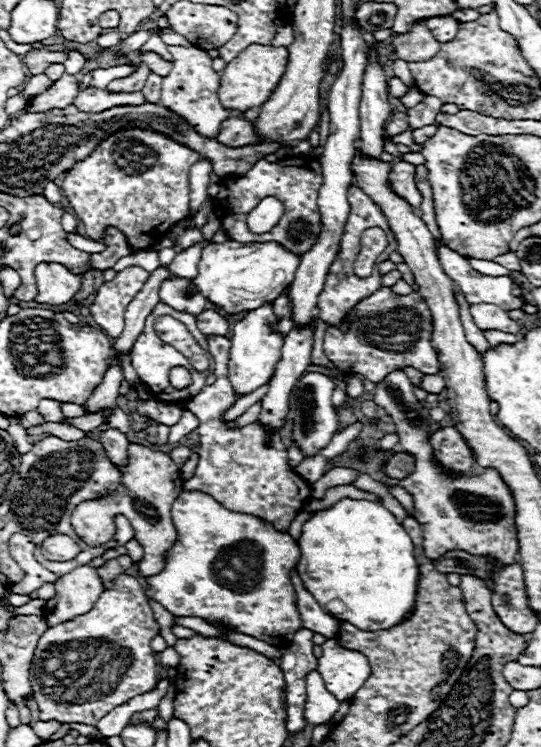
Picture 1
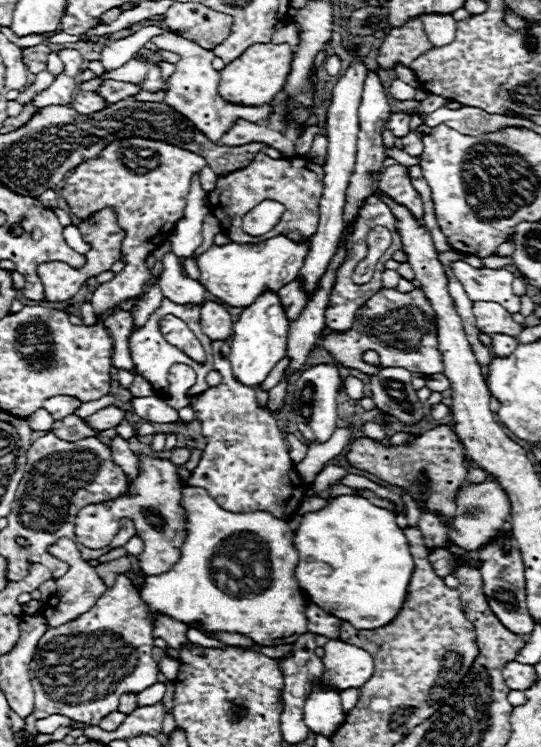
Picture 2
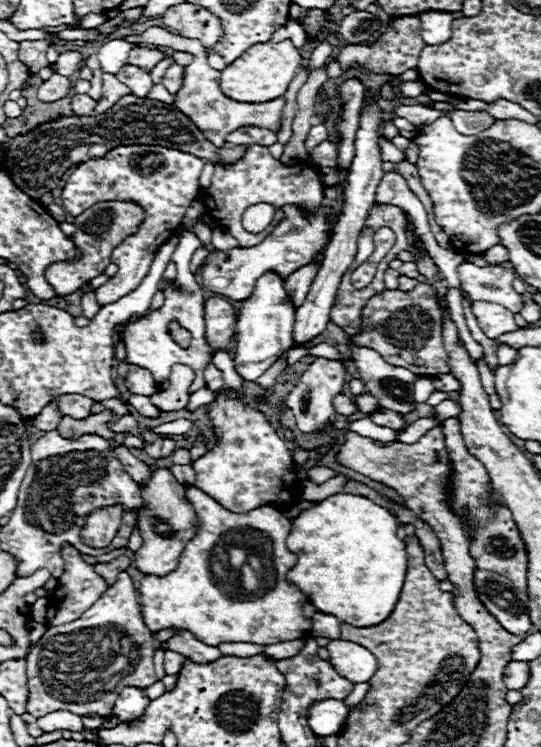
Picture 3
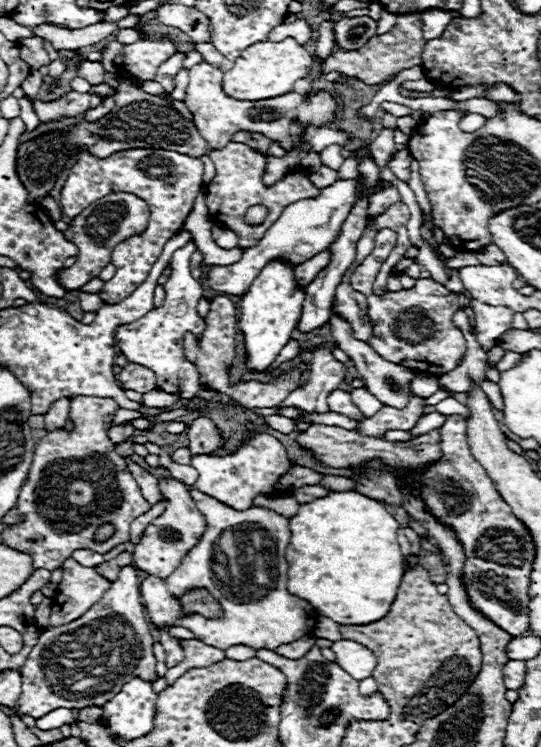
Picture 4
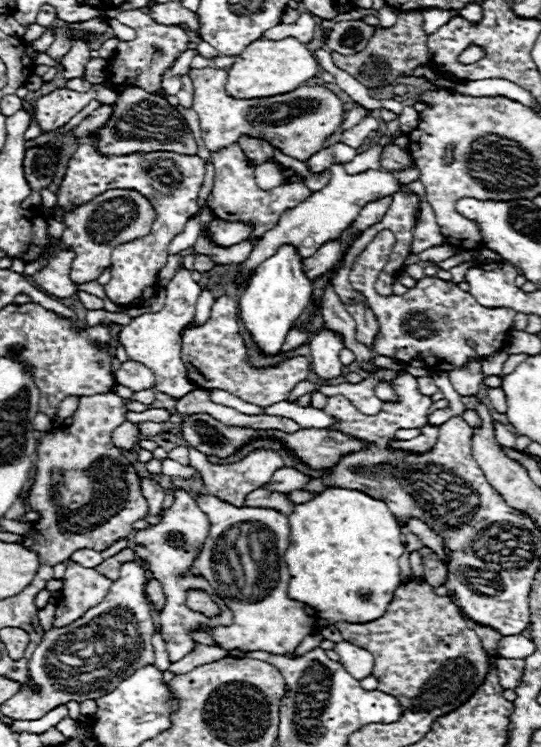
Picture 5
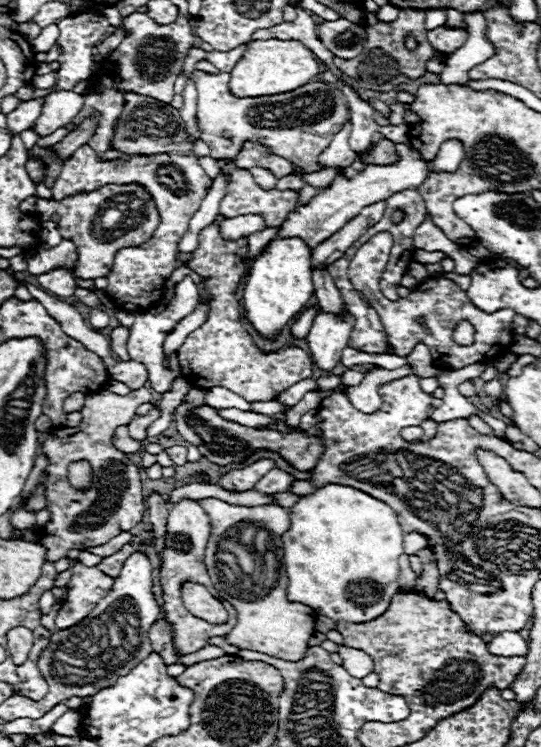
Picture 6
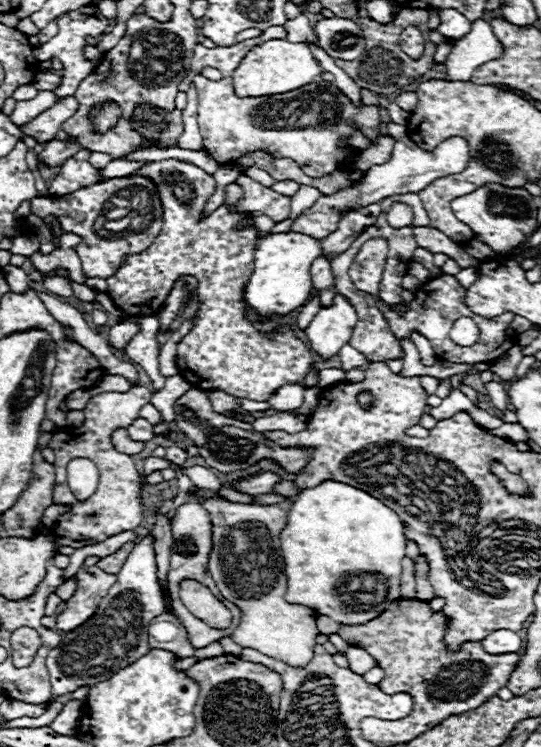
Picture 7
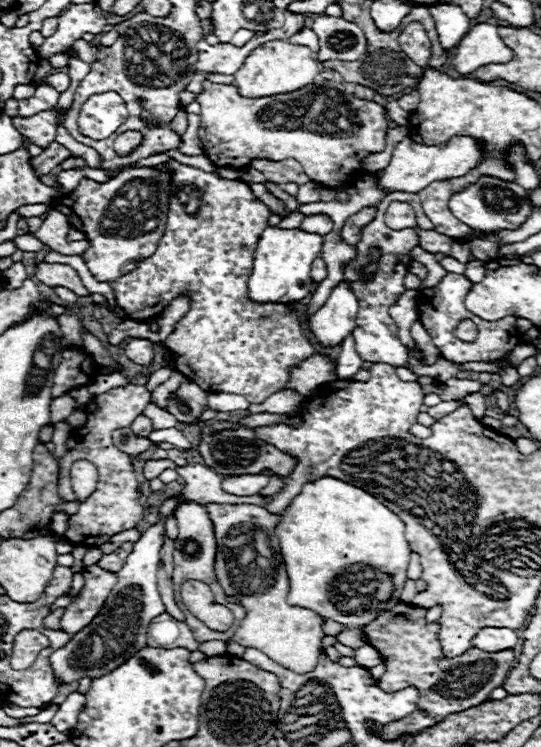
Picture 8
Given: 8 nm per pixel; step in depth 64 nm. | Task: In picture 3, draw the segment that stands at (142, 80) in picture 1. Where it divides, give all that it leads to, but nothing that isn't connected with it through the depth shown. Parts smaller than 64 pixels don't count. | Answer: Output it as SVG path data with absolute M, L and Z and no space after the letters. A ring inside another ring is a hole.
M104 74L102 76L102 98L96 106L96 112L108 110L110 106L114 106L118 102L118 98L122 98L126 94L132 94L132 90L126 84L118 82L114 74Z

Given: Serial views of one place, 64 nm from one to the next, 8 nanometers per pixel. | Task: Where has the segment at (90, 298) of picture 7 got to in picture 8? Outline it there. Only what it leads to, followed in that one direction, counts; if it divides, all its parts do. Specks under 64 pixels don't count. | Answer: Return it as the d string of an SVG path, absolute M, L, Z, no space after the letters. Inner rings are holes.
M40 262L36 266L36 276L40 282L44 282L46 286L66 286L70 288L76 296L88 296L90 292L84 288L84 284L80 282L76 270L68 264L46 264L46 262Z

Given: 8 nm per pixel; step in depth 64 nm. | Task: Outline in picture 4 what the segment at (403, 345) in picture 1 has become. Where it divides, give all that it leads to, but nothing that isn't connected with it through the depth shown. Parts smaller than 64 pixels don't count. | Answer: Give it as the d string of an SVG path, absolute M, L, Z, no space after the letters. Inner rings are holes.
M380 230L374 240L372 254L354 270L352 288L366 294L368 298L368 318L372 322L372 336L366 340L384 360L410 368L414 372L428 372L428 374L446 374L458 366L464 356L464 338L462 332L452 324L452 314L456 308L466 306L464 296L450 294L442 284L434 280L418 280L416 288L400 290L400 292L386 292L382 296L372 292L372 282L376 279L382 261L378 256L388 257L396 244L396 234L392 230Z

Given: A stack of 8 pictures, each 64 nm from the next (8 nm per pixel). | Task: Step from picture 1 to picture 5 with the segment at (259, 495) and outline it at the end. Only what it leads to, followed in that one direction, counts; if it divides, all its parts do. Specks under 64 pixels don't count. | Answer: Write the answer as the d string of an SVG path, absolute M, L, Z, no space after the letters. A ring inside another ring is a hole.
M190 448L190 466L196 468L200 474L202 474L202 482L204 482L204 492L206 494L212 494L228 504L234 504L234 506L244 506L244 500L250 492L262 488L264 484L270 482L272 474L280 468L284 468L284 460L282 456L272 450L272 448L256 448L252 450L248 456L240 458L238 462L232 462L232 464L212 464L208 462L208 456L202 456L200 452L192 450Z

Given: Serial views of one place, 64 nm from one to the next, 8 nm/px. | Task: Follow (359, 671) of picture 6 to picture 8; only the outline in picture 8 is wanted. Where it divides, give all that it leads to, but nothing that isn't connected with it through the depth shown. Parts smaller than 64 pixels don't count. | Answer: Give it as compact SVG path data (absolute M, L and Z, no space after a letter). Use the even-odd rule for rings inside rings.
M366 644L366 646L362 646L362 648L356 650L356 654L354 654L354 662L356 662L356 666L370 670L372 666L382 664L382 658L380 658L380 654L378 654L372 646Z

